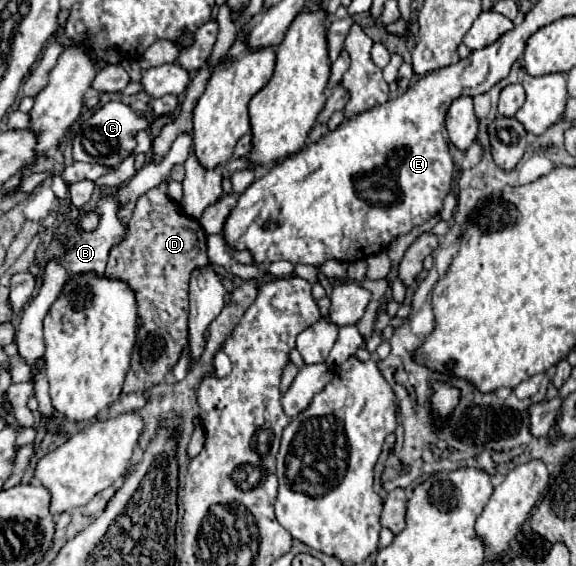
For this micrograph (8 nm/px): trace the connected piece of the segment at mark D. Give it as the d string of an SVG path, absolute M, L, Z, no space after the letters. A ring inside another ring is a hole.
M167 183L145 193L145 197L137 201L127 237L111 249L105 271L107 279L127 283L137 299L137 339L123 383L125 393L147 391L163 383L177 365L187 347L189 279L195 269L207 265L207 235L197 219L185 217L181 207L169 199Z

